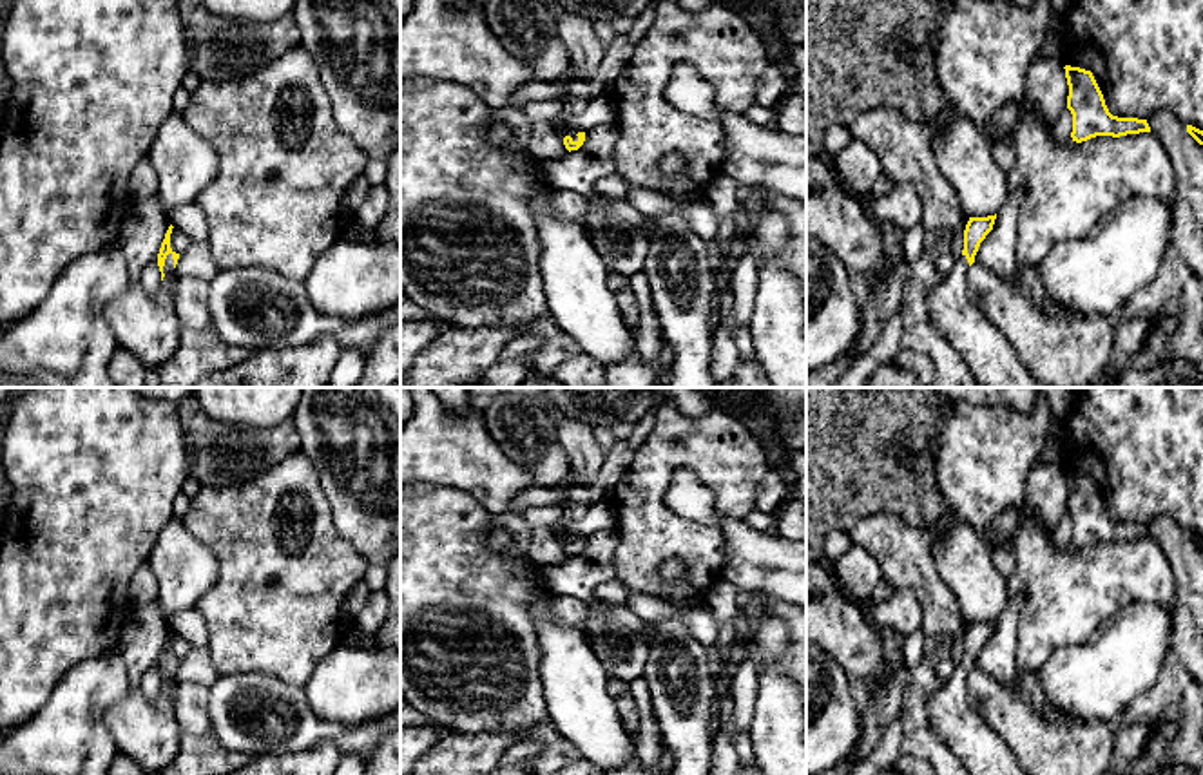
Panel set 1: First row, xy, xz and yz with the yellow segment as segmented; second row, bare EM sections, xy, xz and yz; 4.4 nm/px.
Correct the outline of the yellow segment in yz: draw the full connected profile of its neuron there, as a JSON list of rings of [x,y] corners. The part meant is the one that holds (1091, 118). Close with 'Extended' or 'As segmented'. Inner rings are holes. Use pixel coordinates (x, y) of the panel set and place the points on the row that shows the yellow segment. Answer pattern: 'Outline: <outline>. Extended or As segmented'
Outline: [[[1065,65],[1069,85],[1067,109],[1073,114],[1071,138],[1076,143],[1096,136],[1150,132],[1147,120],[1112,116],[1091,71]]]. As segmented

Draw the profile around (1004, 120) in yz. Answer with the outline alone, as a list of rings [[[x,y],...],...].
[[[1007,103],[991,116],[989,132],[993,134],[993,145],[1006,143],[1006,138],[1016,129],[1024,112],[1024,105]]]

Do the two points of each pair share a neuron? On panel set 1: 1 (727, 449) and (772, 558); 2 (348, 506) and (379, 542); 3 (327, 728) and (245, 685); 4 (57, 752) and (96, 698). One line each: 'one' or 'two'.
1: two
2: one
3: one
4: one

